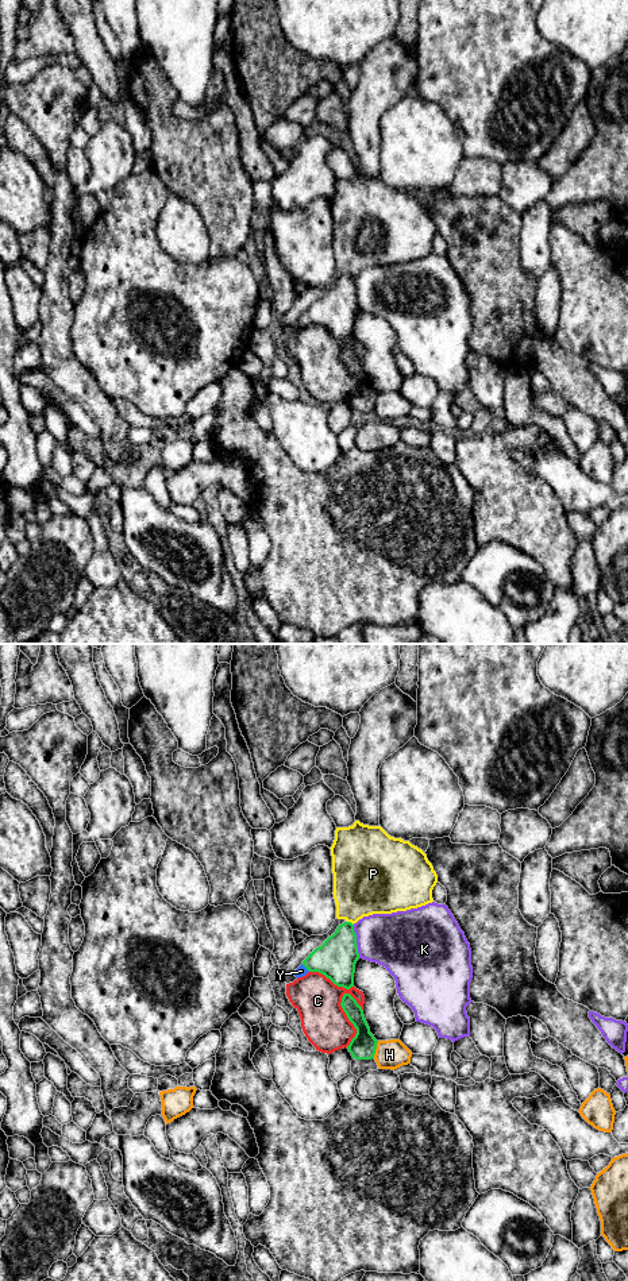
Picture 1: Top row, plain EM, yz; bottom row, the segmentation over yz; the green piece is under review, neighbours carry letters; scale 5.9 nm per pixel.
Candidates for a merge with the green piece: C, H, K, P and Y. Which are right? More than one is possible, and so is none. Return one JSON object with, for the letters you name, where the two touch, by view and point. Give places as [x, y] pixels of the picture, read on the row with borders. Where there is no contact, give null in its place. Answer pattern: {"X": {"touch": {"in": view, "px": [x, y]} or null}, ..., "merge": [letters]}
{"Y": {"touch": {"in": "yz", "px": [305, 967]}}, "merge": ["Y"]}

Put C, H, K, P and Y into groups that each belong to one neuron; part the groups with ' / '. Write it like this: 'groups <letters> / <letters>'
groups C / H / K / P / Y

